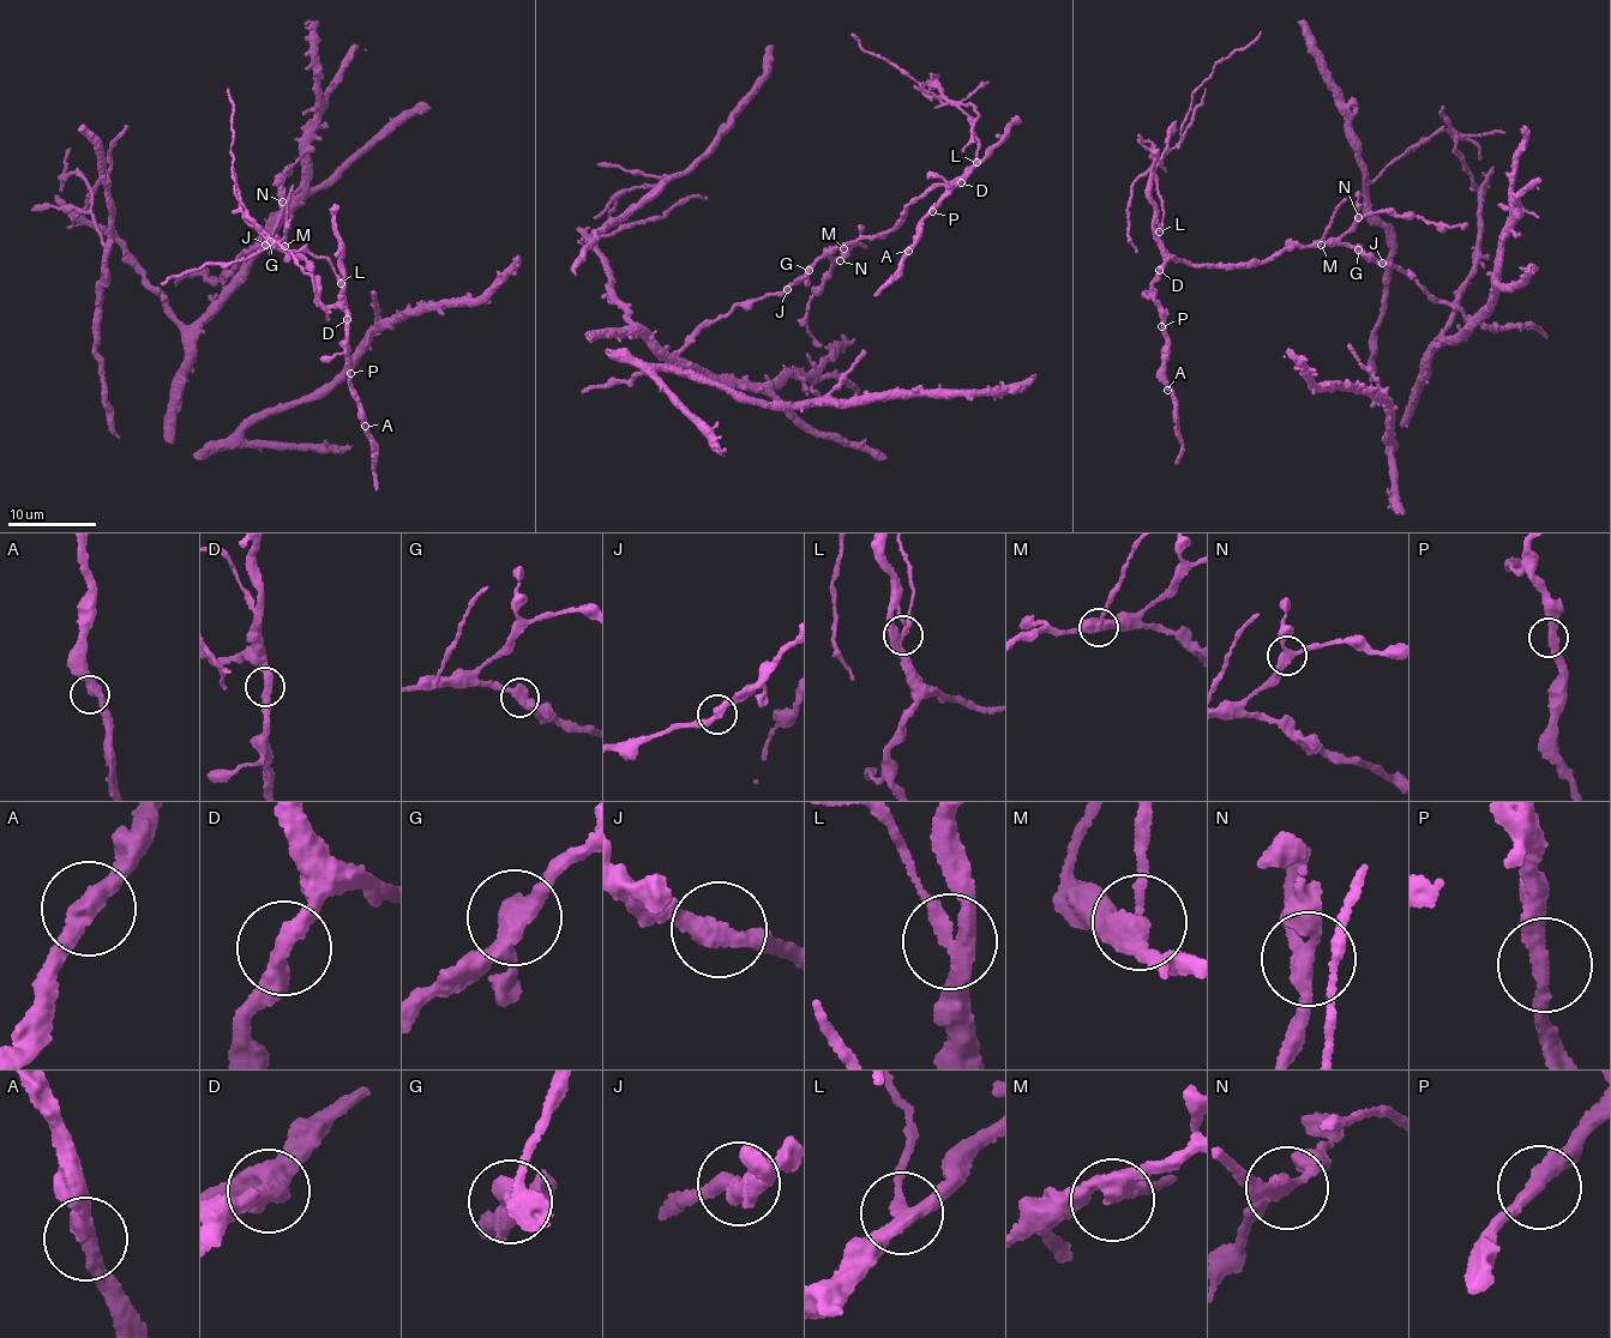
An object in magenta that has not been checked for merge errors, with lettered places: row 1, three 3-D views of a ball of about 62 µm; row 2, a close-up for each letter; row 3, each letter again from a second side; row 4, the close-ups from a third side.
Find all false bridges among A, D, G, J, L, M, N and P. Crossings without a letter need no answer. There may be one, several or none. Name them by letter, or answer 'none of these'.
L, M

